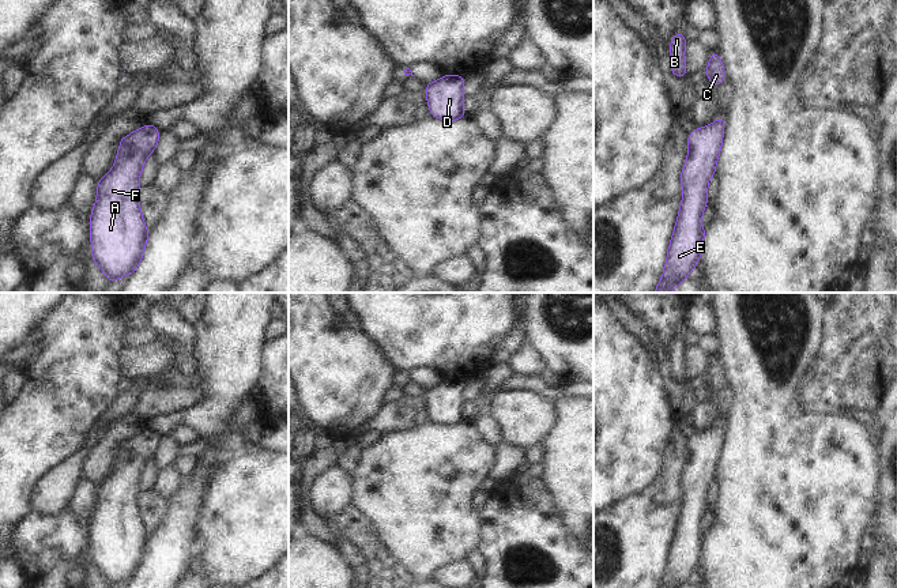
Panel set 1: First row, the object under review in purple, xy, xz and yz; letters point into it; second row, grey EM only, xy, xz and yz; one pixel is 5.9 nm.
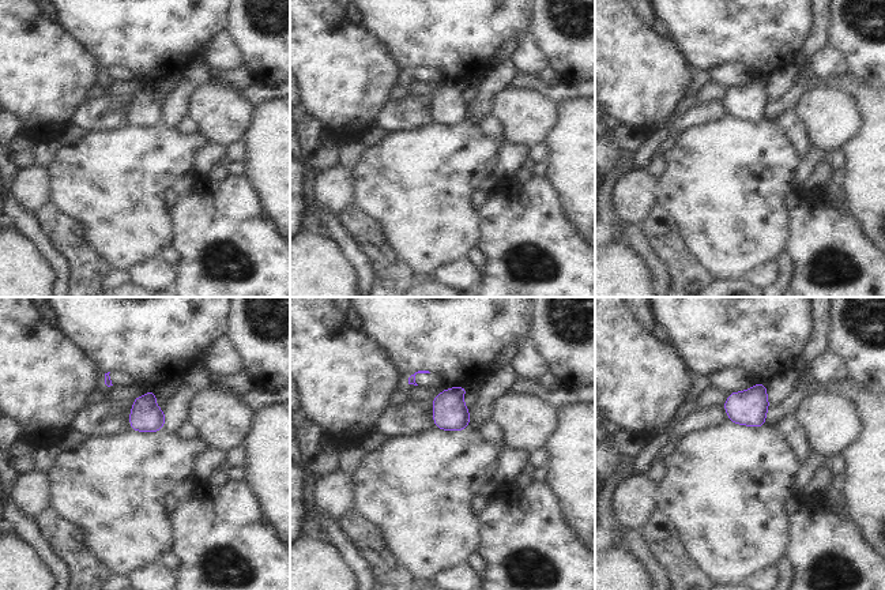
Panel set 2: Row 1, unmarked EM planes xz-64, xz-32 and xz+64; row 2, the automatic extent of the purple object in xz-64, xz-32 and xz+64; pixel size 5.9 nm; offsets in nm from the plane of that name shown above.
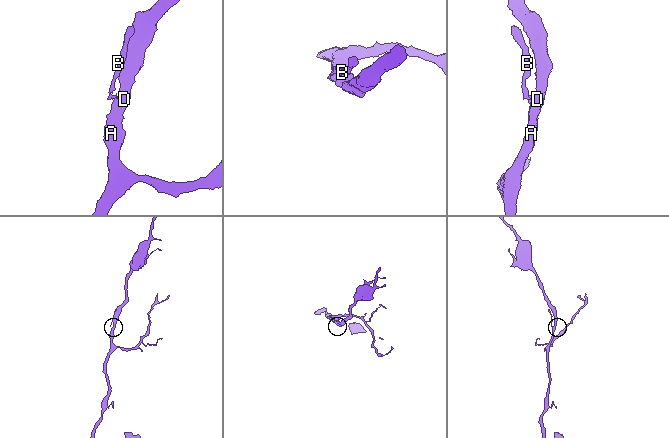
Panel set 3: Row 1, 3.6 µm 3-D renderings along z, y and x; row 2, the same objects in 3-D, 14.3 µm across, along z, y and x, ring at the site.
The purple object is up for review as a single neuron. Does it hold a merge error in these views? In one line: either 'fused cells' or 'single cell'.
fused cells

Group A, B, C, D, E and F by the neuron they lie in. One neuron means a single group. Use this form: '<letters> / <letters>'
A C D E F / B

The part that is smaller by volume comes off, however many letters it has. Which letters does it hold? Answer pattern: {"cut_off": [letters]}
{"cut_off": ["B"]}

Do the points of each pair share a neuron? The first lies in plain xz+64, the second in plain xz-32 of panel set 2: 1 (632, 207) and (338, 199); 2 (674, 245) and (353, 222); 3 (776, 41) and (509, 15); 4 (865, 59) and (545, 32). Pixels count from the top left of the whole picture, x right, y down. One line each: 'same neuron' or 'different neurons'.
1: same neuron
2: same neuron
3: same neuron
4: same neuron

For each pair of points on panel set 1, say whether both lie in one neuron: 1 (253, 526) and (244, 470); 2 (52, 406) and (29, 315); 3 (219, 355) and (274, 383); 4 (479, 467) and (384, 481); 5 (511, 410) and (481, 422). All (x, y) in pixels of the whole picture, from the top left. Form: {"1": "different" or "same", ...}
{"1": "same", "2": "different", "3": "different", "4": "same", "5": "different"}

